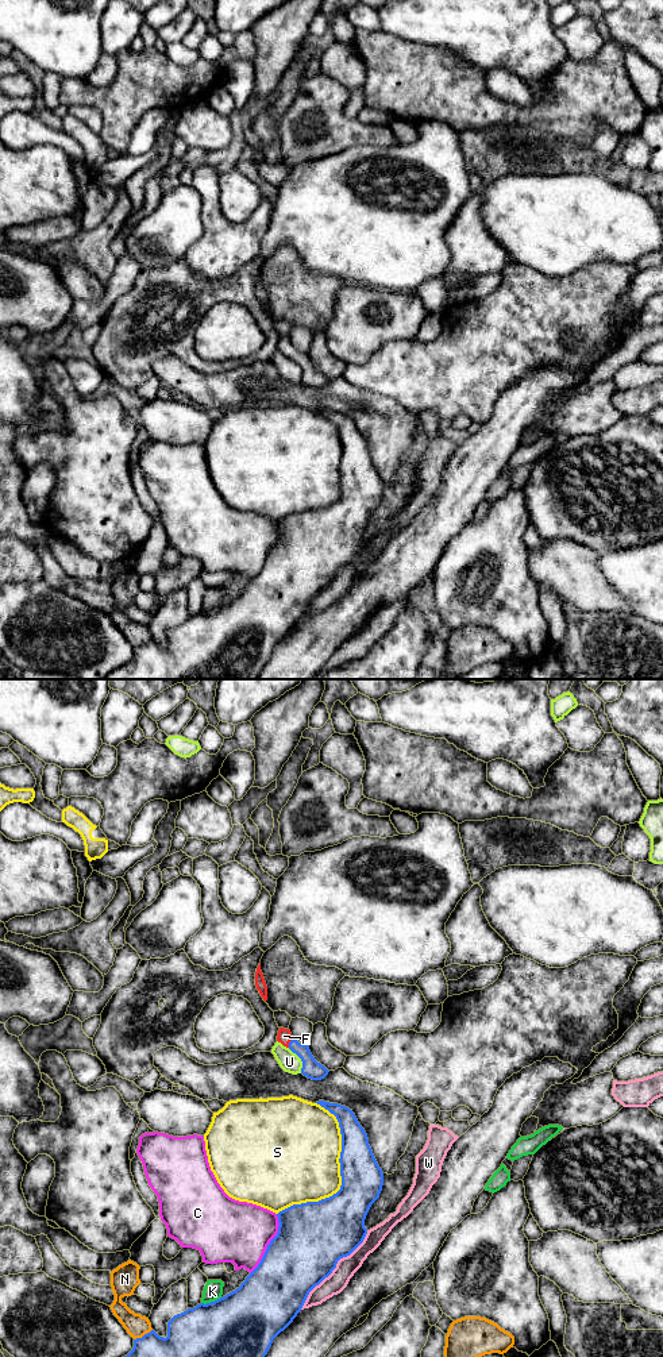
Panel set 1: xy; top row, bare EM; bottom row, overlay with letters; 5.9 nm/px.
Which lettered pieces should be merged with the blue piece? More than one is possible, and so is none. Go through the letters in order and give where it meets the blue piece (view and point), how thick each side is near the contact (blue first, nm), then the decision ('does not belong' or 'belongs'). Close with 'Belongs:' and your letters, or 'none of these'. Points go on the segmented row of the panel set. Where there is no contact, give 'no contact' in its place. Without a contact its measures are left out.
C: xy (269, 1244) | 400/380 nm | does not belong
F: xy (289, 1043) | 110/80 nm | belongs
K: xy (211, 1302) | 400/110 nm | does not belong
N: xy (143, 1336) | 220/140 nm | does not belong
S: xy (340, 1175) | 280/460 nm | does not belong
U: xy (301, 1060) | 110/120 nm | does not belong
W: xy (335, 1267) | 420/120 nm | does not belong
Belongs: F

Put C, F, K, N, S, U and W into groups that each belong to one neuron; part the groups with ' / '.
C / F / K / N / S / U / W

